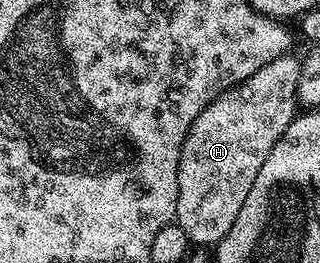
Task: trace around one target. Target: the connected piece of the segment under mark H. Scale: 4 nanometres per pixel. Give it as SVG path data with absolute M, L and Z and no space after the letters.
M286 55L279 59L271 59L255 75L251 75L243 83L228 89L219 95L202 113L199 114L188 136L181 147L181 162L177 168L179 175L179 199L177 200L177 216L175 223L187 231L190 242L197 247L213 247L231 231L231 223L239 216L239 210L251 192L255 183L255 175L259 175L259 167L271 155L271 147L279 143L283 131L287 131L293 118L299 113L297 88L301 75L301 61Z

